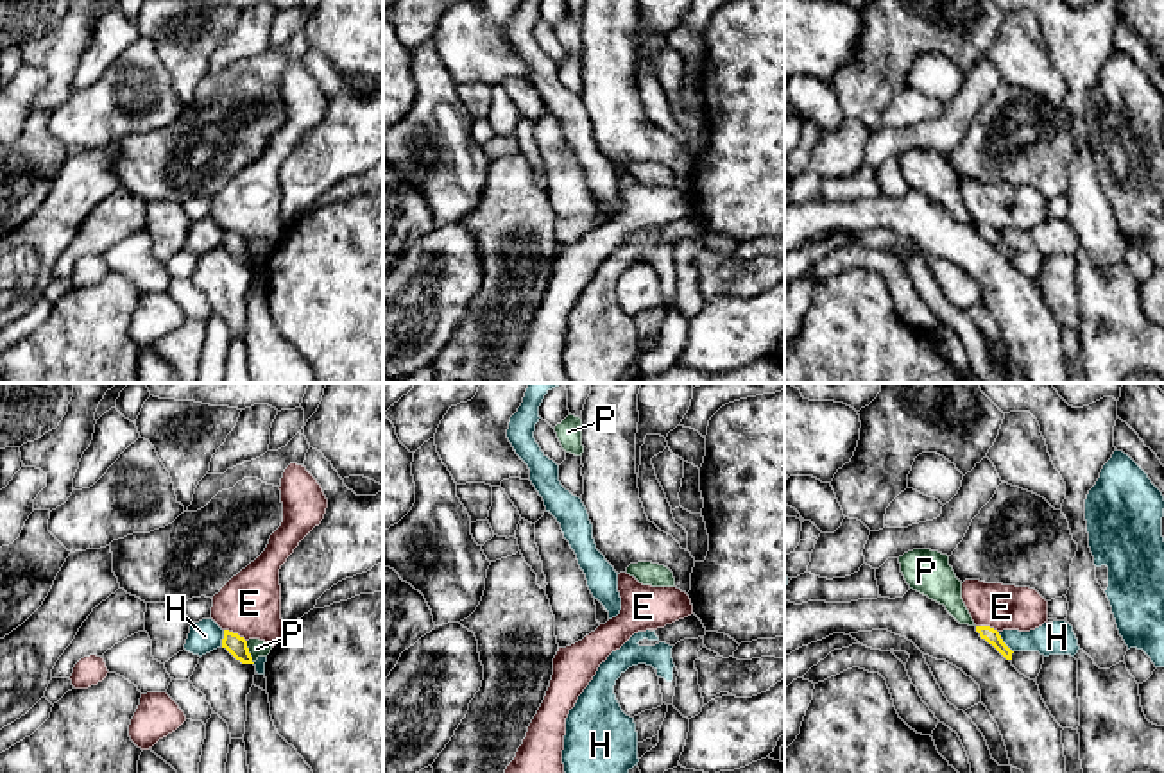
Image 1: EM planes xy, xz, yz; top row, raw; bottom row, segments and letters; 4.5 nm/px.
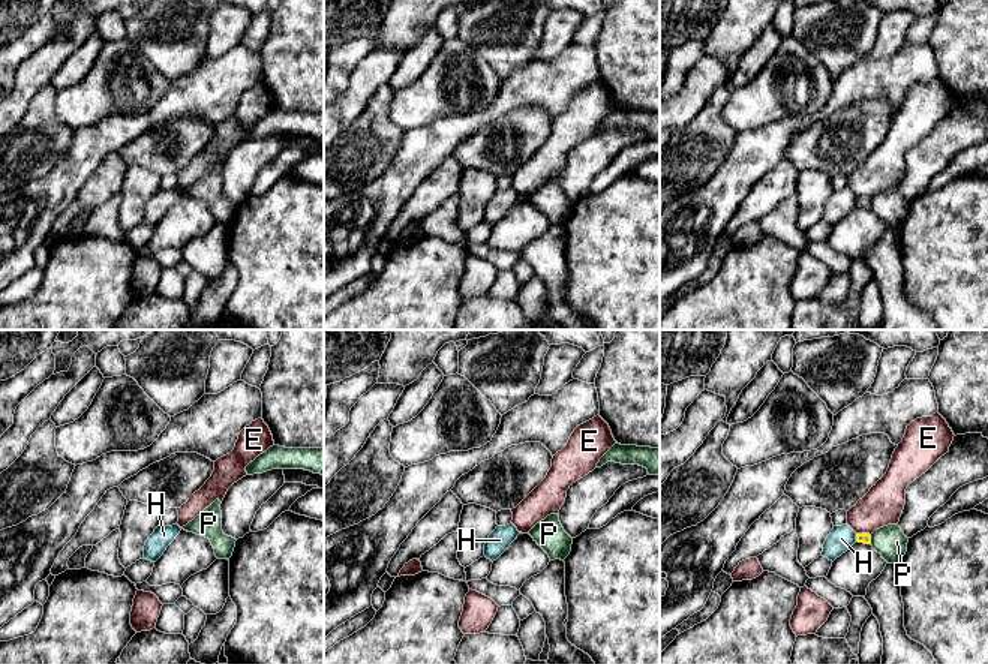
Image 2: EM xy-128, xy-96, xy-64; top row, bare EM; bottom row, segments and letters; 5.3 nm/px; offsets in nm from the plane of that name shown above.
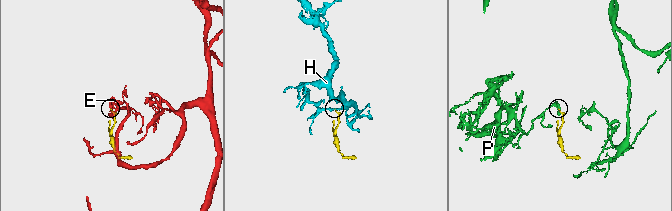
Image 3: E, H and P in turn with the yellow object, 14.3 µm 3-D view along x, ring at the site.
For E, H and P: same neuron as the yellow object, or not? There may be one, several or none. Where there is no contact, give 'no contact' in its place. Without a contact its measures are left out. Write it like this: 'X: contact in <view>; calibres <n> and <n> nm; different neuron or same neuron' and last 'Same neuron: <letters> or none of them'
E: contact in xy; calibres 90 and 280 nm; different neuron
H: contact in yz; calibres 70 and 150 nm; different neuron
P: contact in xy; calibres 90 and 80 nm; different neuron
Same neuron: none of them

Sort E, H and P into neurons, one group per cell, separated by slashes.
E / H / P

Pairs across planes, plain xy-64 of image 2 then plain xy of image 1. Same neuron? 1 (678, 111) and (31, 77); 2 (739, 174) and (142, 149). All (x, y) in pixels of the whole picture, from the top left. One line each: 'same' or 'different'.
1: same
2: different

